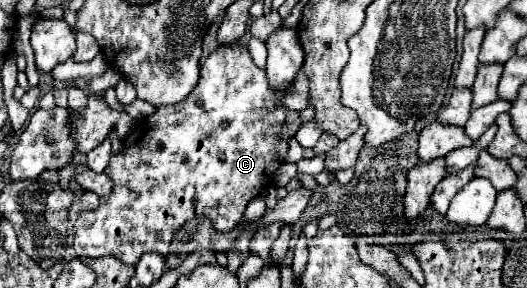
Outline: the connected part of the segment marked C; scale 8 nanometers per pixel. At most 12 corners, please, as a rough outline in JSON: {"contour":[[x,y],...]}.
{"contour":[[240,42],[138,120],[74,224],[134,266],[240,224],[300,112]]}

